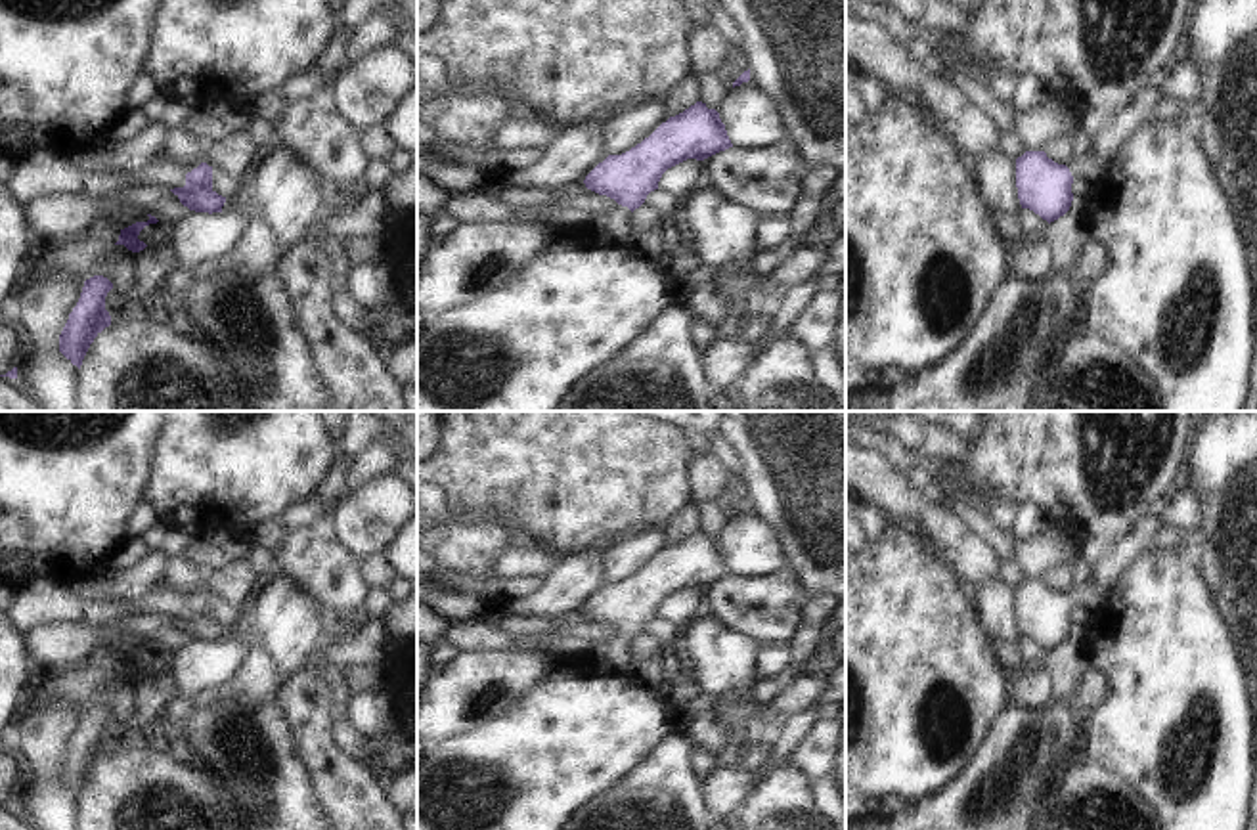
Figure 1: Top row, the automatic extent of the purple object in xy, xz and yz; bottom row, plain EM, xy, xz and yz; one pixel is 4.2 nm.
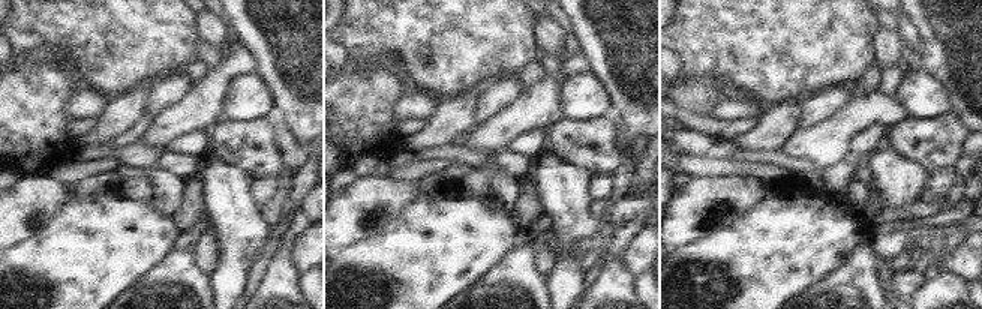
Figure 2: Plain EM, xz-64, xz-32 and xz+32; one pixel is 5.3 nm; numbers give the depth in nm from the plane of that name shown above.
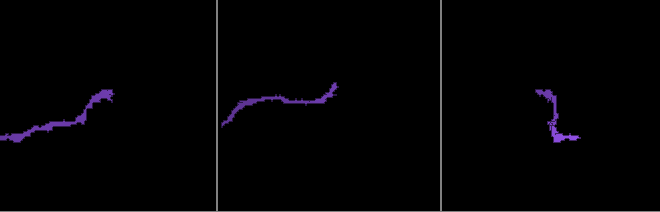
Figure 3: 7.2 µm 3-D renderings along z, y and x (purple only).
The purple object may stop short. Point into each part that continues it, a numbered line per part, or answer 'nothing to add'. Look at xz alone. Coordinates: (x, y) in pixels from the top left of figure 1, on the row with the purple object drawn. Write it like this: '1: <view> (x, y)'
1: xz (615, 228)

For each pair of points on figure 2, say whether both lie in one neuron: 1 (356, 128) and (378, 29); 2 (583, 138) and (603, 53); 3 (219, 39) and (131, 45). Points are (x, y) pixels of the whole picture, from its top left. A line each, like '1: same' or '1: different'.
1: different
2: different
3: different

